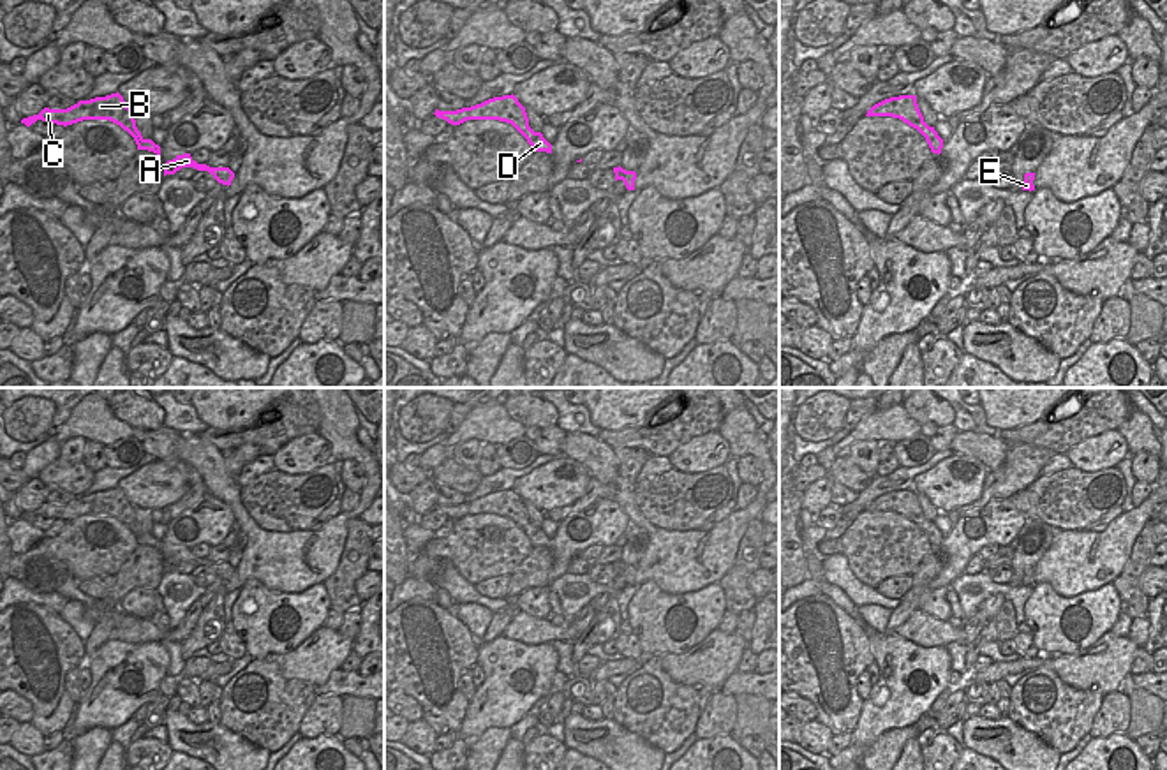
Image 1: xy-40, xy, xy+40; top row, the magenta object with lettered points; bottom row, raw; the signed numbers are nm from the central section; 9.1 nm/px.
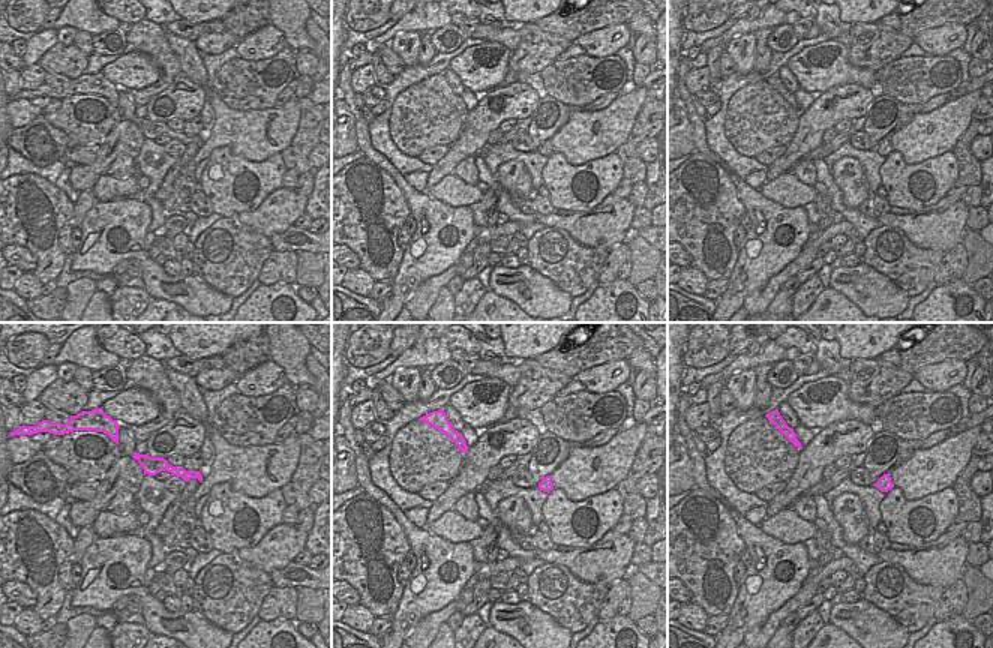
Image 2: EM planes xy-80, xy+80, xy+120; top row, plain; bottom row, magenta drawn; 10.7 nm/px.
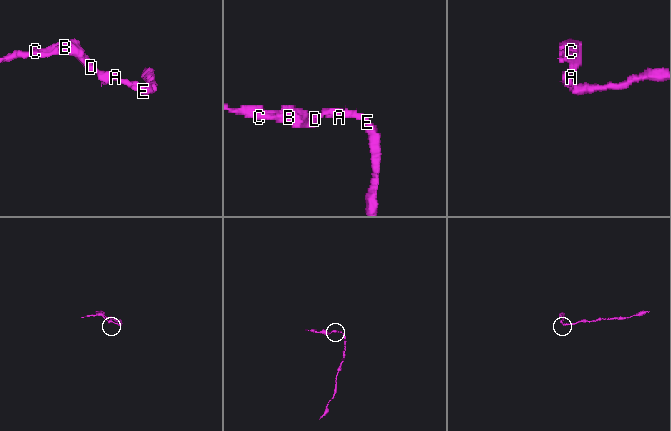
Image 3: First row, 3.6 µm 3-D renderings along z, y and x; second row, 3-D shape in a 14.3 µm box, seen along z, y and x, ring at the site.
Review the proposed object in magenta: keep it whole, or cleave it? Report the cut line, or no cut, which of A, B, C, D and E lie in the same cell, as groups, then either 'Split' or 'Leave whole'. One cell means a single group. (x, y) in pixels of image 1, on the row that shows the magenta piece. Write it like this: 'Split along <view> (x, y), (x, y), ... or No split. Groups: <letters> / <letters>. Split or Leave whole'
No split. Groups: A B C D E. Leave whole.

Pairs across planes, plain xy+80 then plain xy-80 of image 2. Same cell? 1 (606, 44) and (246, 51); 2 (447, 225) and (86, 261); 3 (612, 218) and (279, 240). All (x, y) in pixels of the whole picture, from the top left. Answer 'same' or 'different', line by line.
1: same
2: same
3: different

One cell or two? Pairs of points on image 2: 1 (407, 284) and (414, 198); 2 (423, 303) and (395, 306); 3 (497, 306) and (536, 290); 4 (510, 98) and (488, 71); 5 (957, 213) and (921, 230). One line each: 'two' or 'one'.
1: one
2: two
3: two
4: two
5: one

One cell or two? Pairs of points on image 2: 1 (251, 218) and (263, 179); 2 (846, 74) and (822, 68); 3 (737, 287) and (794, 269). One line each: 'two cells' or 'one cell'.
1: two cells
2: one cell
3: two cells

